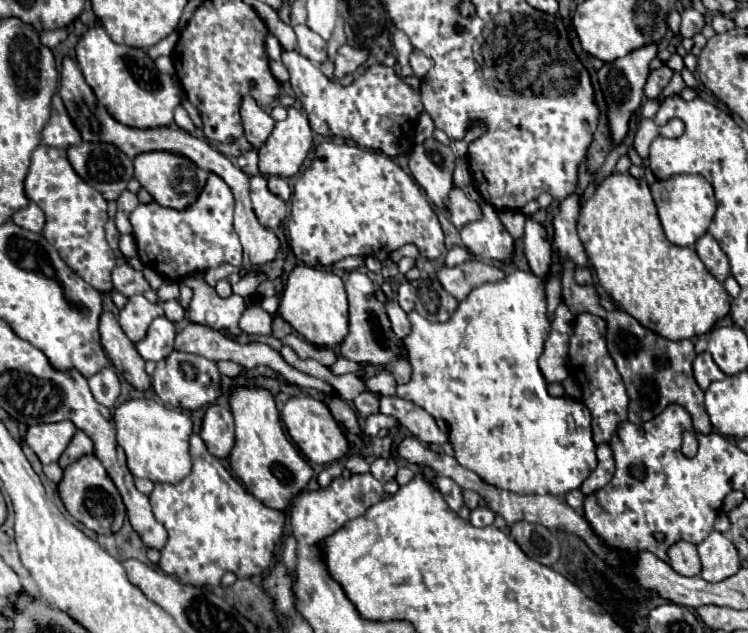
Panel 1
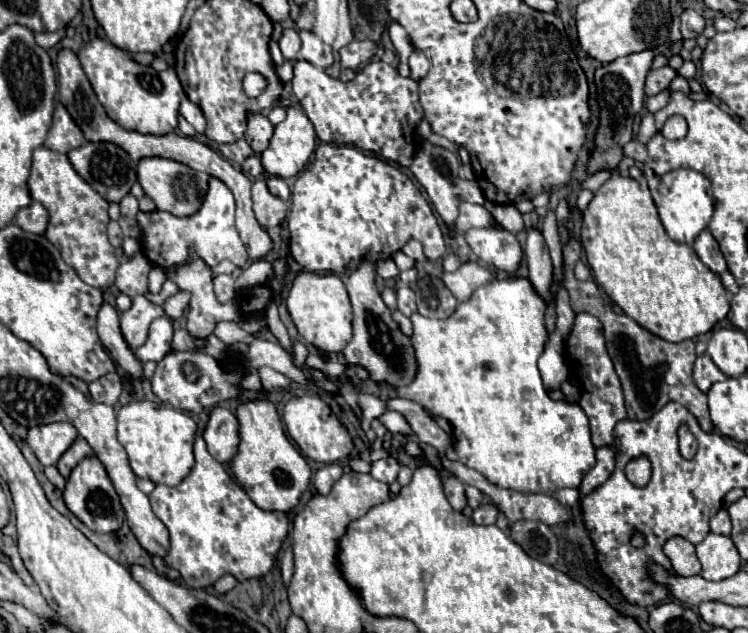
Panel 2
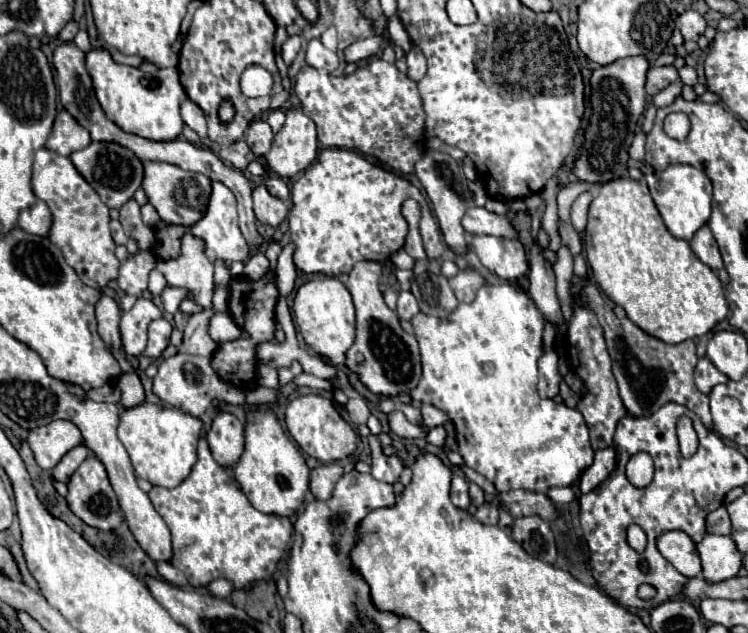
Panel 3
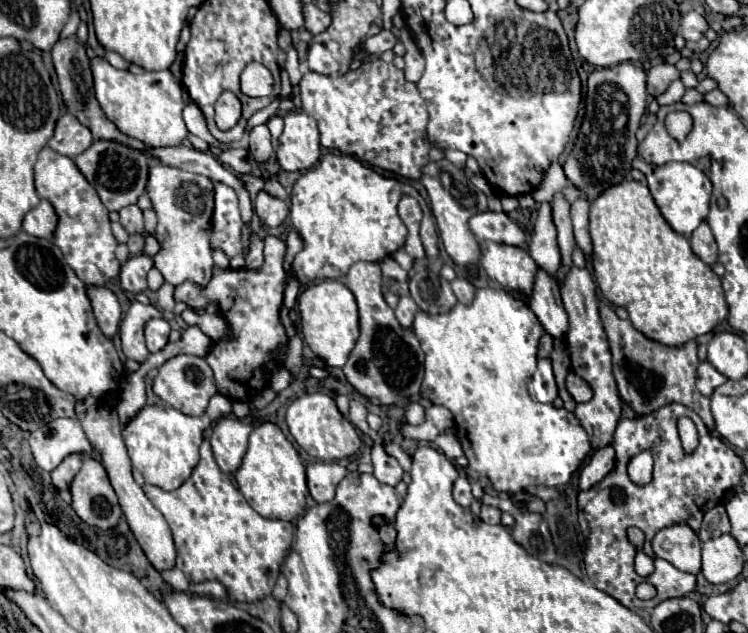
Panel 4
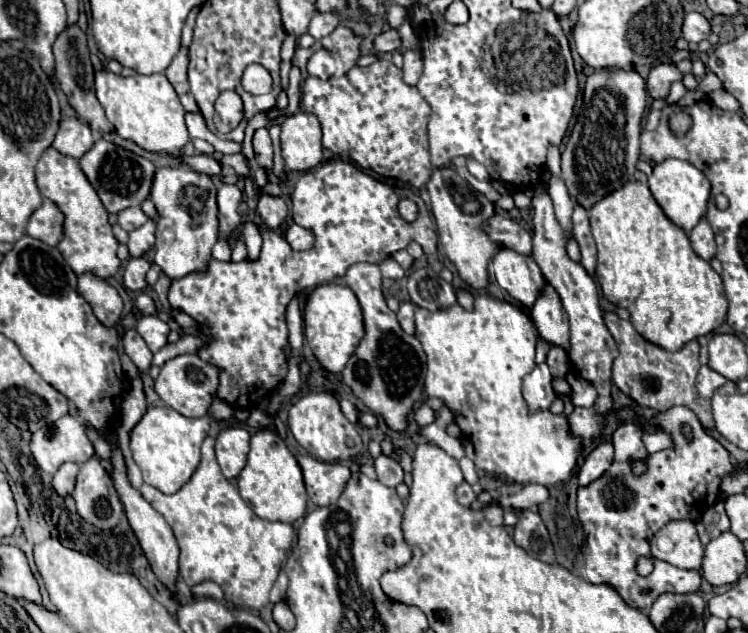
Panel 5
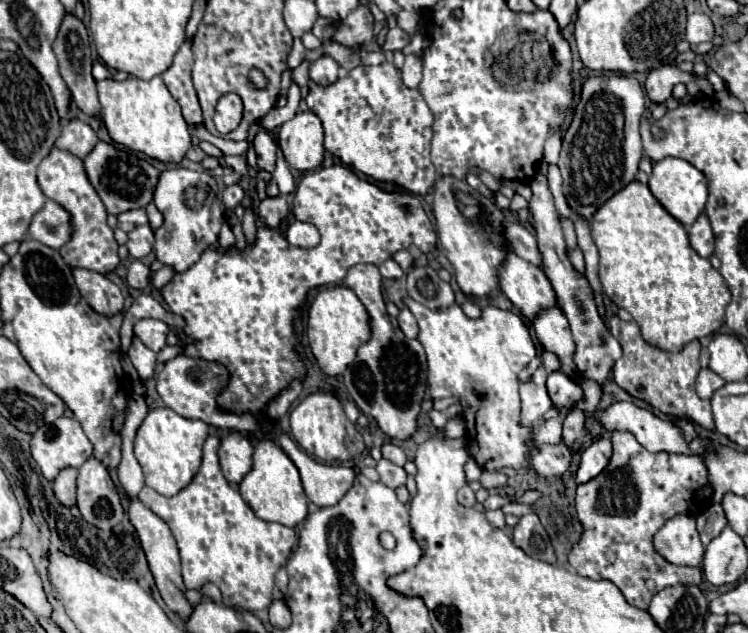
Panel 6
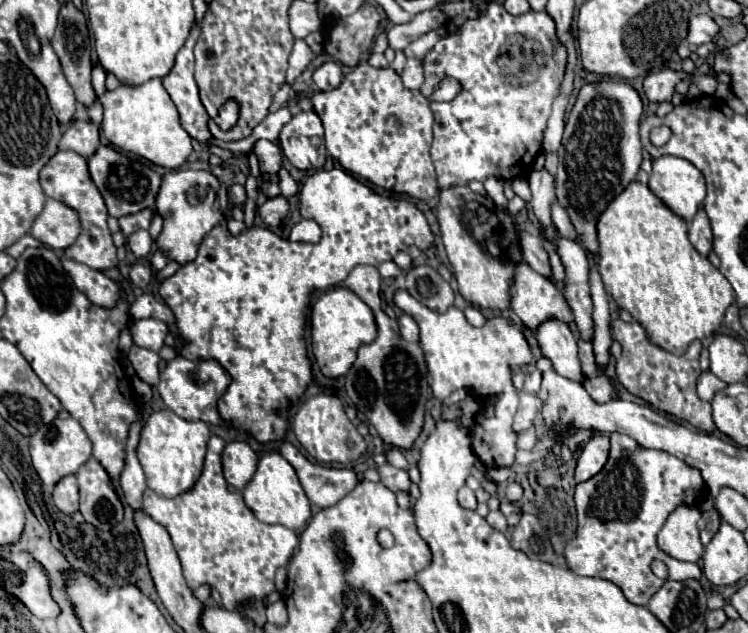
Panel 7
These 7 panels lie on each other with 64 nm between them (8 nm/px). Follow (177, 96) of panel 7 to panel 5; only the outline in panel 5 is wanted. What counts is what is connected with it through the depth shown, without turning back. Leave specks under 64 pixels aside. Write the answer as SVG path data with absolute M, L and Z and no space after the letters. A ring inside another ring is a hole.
M180 48L180 52L174 56L172 64L164 70L164 74L166 74L168 82L174 86L184 110L186 112L198 112L196 100L192 98L192 92L190 92L190 86L188 86L186 70L188 70L188 48Z

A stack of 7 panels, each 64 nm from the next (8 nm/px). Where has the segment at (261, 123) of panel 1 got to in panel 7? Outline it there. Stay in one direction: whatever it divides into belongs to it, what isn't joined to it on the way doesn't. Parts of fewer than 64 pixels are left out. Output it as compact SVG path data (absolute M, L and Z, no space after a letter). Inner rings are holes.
M258 140L254 146L254 154L258 156L260 162L260 172L262 174L278 174L282 168L282 150L268 142L268 140Z

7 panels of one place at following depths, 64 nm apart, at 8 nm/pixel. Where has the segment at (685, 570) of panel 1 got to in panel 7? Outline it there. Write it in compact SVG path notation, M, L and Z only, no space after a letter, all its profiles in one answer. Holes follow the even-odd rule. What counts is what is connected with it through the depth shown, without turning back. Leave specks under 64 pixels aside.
M678 506L658 534L658 546L676 560L698 562L704 546L698 538L700 510L694 506Z

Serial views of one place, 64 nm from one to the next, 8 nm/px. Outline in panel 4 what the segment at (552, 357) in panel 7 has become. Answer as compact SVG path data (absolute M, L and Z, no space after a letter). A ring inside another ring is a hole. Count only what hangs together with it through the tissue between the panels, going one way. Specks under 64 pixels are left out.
M538 270L536 274L536 282L534 282L534 290L528 306L536 314L546 334L550 334L554 340L560 340L566 336L568 314L562 306L560 288L554 282L554 278L548 276L544 270Z

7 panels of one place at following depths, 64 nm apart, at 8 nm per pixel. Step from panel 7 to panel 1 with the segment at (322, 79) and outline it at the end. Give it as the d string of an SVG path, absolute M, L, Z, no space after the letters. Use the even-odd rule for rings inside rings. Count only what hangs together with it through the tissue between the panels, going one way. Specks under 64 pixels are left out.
M294 26L294 32L298 36L298 52L304 54L312 64L320 66L328 60L326 42L316 32L312 32L308 26Z

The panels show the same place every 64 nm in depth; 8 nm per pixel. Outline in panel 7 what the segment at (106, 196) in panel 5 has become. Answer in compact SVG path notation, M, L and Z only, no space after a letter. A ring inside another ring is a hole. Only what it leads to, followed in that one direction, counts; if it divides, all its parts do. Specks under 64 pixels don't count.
M100 146L96 150L96 154L88 160L88 168L90 168L90 176L96 184L96 188L100 190L106 206L108 206L108 214L114 218L122 218L128 214L136 214L144 208L152 208L156 194L160 190L160 174L154 172L150 166L146 166L144 162L120 154L110 146Z

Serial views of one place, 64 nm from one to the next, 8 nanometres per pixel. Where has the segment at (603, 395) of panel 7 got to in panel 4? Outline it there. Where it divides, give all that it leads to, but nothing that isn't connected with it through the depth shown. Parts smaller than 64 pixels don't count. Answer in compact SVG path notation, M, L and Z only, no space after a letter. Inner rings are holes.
M573 371L568 372L565 379L566 388L570 392L570 396L576 400L576 402L588 402L593 396L593 391L588 382L584 382L580 376L576 375Z

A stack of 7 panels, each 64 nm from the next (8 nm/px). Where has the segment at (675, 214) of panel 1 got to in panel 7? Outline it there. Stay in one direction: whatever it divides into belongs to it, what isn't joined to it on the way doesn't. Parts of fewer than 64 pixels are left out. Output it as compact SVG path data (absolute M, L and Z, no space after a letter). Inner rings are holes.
M660 156L652 162L650 190L680 218L690 222L706 196L704 176L692 162L678 156Z

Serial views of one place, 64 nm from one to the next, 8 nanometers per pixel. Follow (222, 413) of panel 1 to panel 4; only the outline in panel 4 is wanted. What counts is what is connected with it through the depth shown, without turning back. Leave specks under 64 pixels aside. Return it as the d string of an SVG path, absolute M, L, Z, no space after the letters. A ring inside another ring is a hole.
M224 418L216 424L212 432L212 450L214 458L224 474L234 474L248 448L248 436L252 432L252 426L242 424L236 418Z

